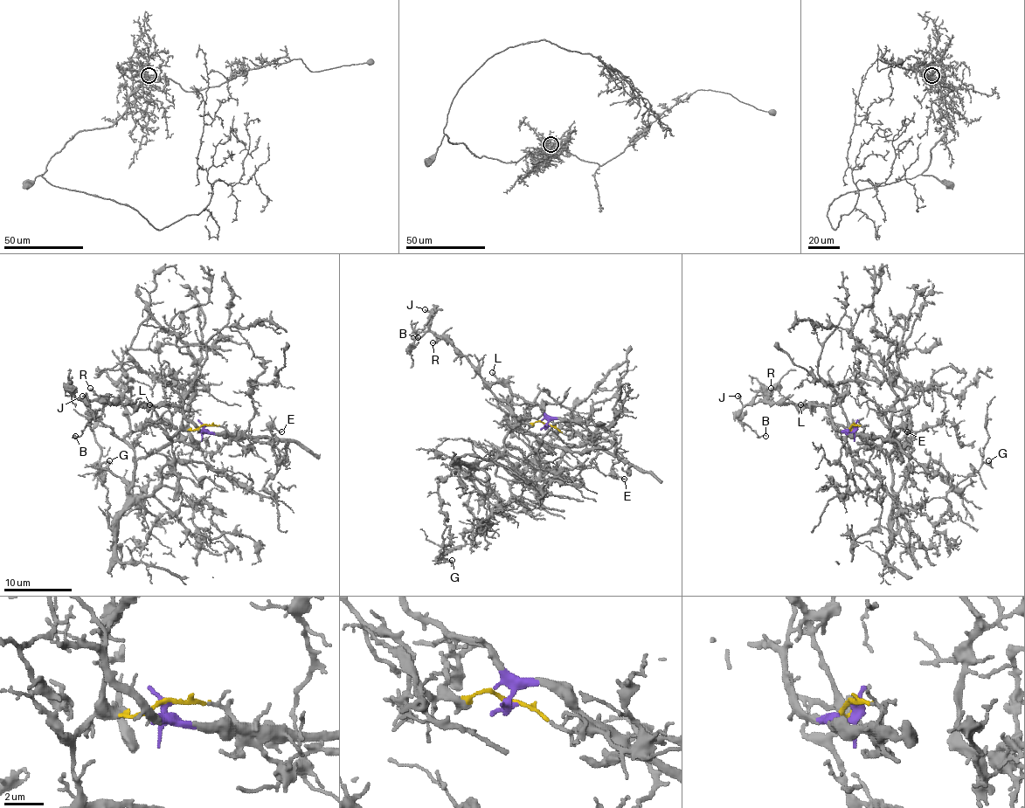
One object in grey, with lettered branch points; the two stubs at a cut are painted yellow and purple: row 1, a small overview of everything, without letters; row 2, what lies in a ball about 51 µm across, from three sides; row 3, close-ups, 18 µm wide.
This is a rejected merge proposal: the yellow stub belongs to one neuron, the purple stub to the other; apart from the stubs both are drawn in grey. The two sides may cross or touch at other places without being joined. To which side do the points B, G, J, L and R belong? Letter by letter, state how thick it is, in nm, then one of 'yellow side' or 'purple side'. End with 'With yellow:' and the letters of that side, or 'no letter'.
B: calibre 110 nm; purple side
G: calibre 160 nm; yellow side
J: calibre 200 nm; purple side
L: calibre 150 nm; purple side
R: calibre 200 nm; purple side
With yellow: G

